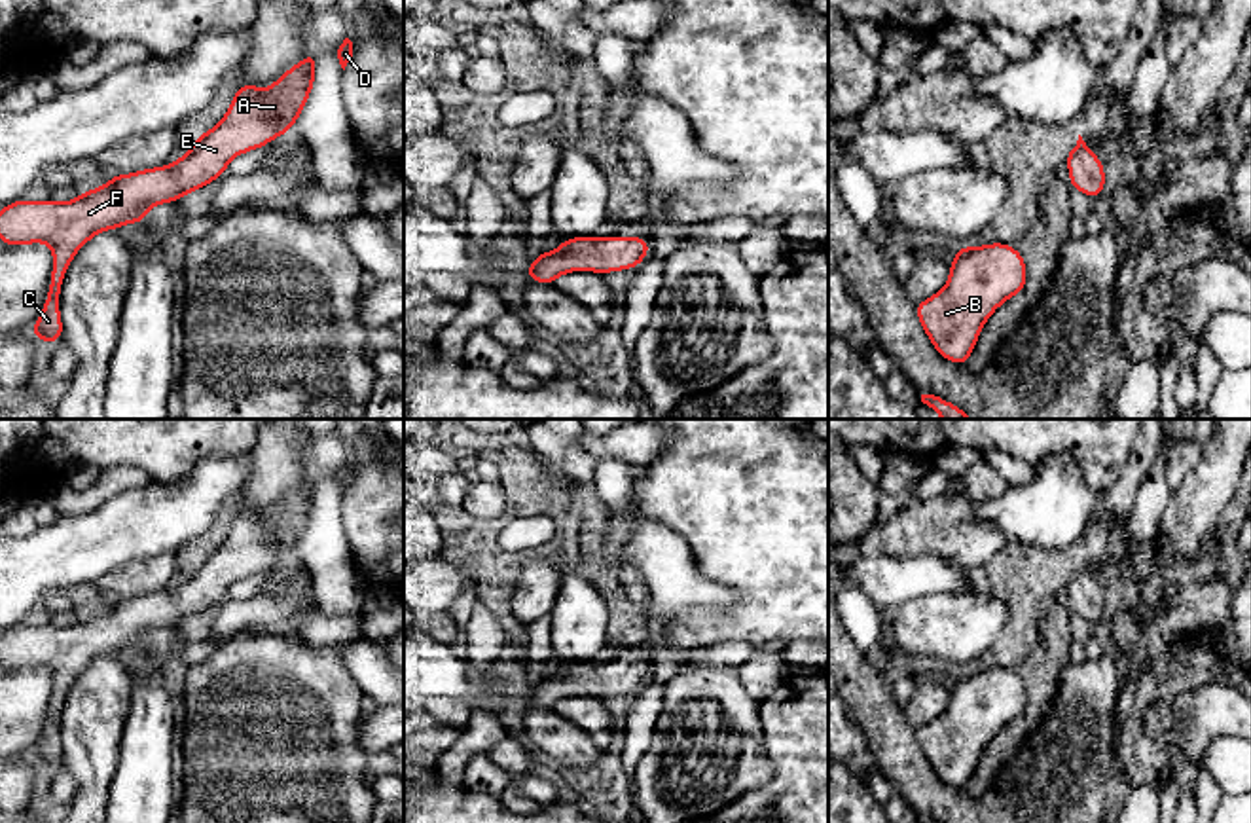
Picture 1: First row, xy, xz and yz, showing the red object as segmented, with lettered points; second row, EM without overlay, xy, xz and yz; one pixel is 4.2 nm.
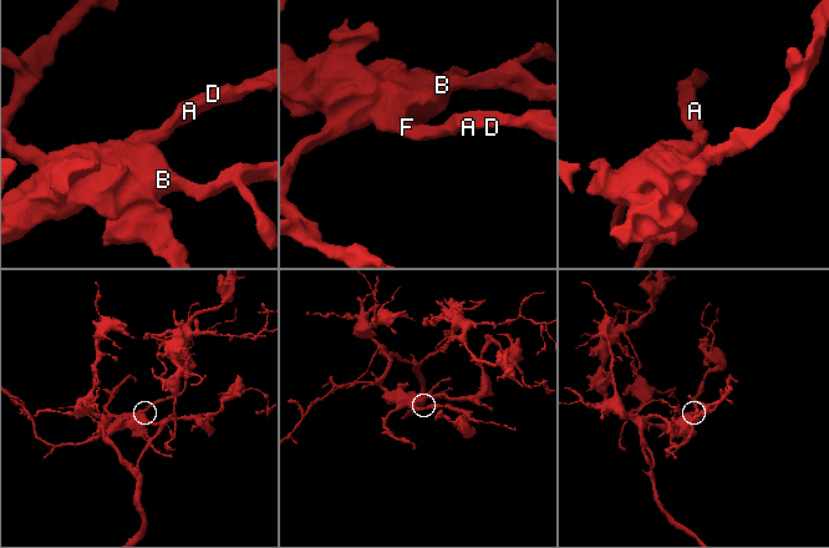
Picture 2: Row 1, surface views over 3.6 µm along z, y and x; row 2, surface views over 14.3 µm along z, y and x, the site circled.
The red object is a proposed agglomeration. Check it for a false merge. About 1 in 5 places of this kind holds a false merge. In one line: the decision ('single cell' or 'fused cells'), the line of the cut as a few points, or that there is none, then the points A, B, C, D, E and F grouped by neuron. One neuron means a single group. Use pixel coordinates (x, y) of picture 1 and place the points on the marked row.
single cell; cut none; groups A B C D E F

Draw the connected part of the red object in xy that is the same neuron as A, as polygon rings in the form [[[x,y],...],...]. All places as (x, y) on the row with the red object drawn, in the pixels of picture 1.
[[[317,53],[282,72],[267,89],[237,85],[237,93],[210,131],[197,137],[190,150],[171,165],[110,176],[97,190],[82,192],[74,201],[17,199],[0,209],[0,241],[6,247],[47,243],[53,269],[45,305],[30,328],[38,341],[63,339],[59,298],[66,269],[76,252],[99,231],[118,231],[123,224],[140,224],[150,207],[172,203],[220,178],[229,161],[258,150],[282,133],[290,133],[315,85]]]

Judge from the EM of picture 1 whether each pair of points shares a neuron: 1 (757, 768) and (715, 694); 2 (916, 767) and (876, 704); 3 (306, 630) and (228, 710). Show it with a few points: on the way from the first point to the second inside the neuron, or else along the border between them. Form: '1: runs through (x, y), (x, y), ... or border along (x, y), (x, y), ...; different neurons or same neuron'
1: runs through (747, 749), (747, 732), (726, 712); same neuron
2: runs through (901, 751), (889, 738), (882, 719); same neuron
3: border along (292, 634), (311, 645), (342, 643); different neurons

